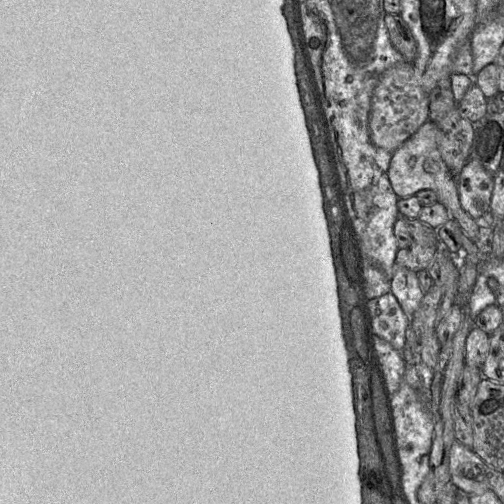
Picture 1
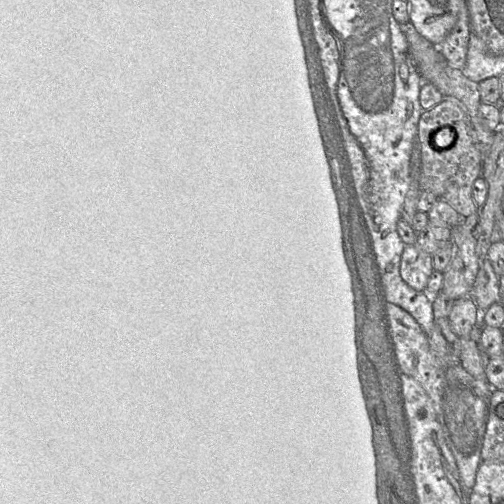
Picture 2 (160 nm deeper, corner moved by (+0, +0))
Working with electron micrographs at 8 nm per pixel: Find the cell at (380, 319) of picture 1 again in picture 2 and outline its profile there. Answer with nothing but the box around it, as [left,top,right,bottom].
[386,302,496,491]

